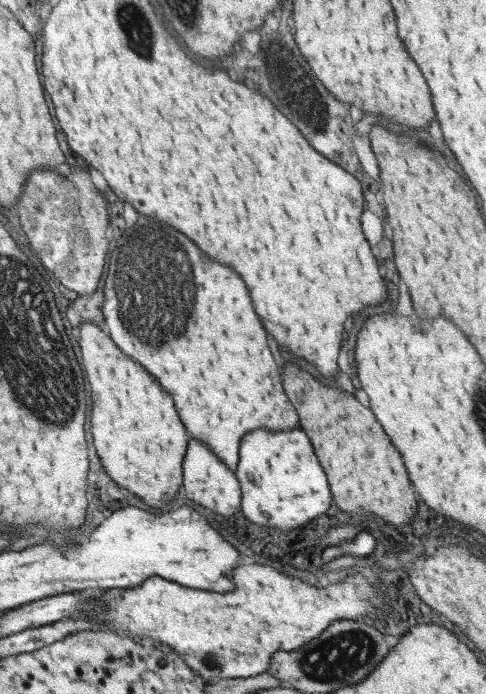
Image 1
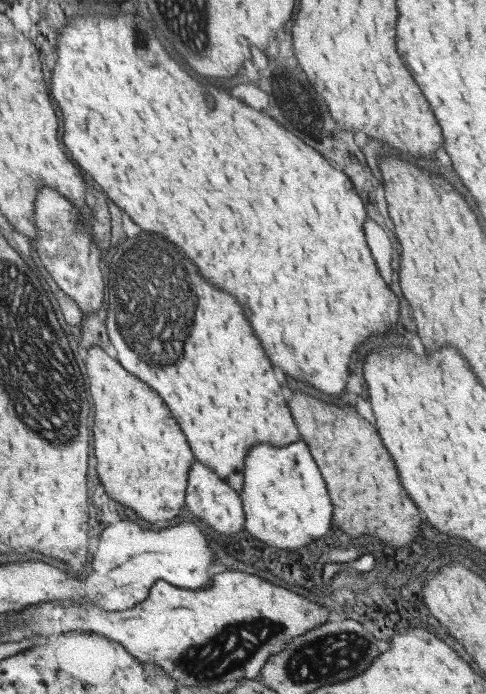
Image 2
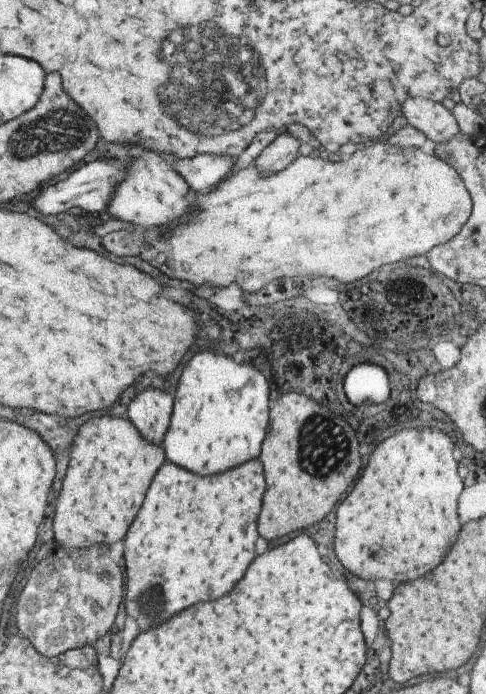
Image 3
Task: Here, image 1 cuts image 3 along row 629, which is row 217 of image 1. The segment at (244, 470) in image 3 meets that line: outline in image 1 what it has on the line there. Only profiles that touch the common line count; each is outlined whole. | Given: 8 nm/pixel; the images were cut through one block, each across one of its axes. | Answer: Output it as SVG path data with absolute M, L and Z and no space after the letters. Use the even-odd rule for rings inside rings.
M140 215L138 221L122 232L114 248L110 254L113 265L104 280L106 300L102 308L110 338L120 350L138 360L141 366L146 366L145 370L154 374L164 390L172 394L180 420L190 437L200 438L201 442L208 444L212 452L235 471L240 440L246 433L254 429L289 431L299 426L298 414L282 388L280 368L266 342L266 330L252 308L242 278L234 270L210 260L208 254L200 252L194 242L172 226L146 215ZM164 316L166 324L160 324Z

